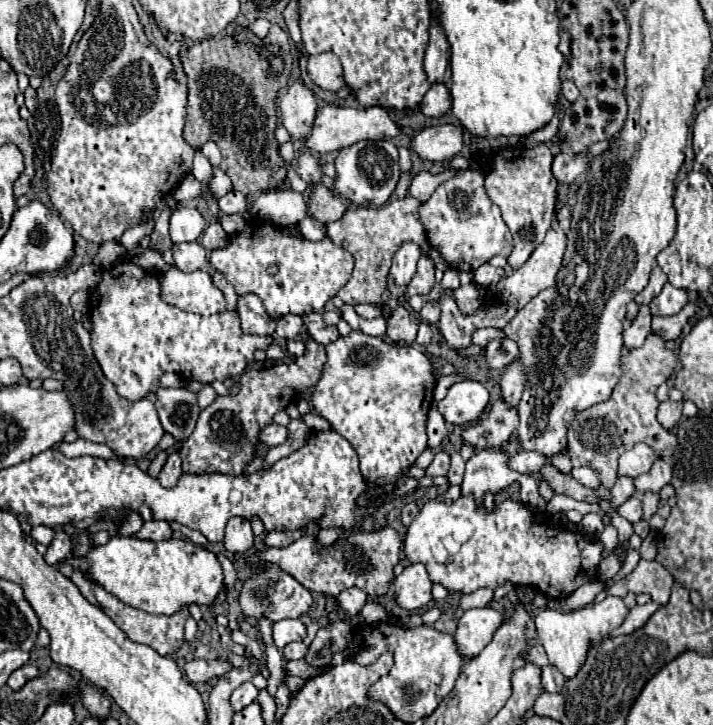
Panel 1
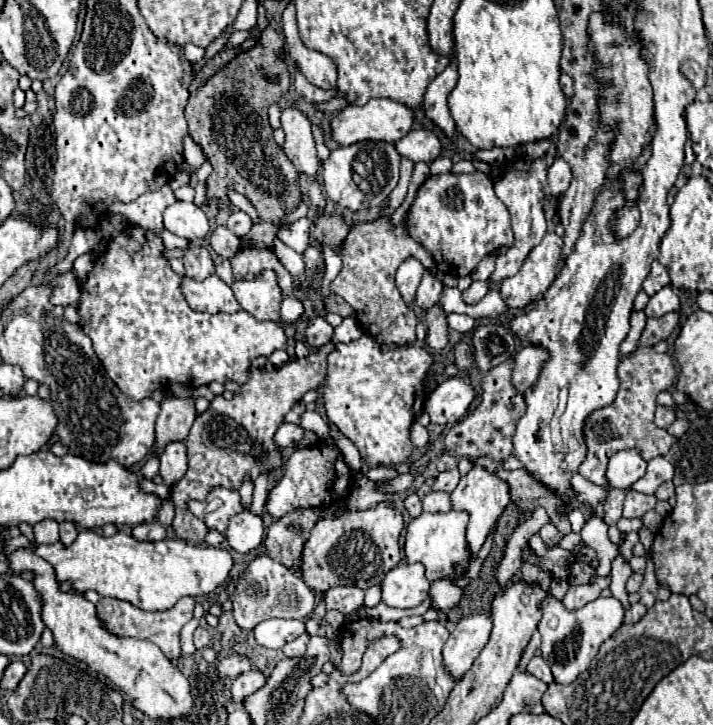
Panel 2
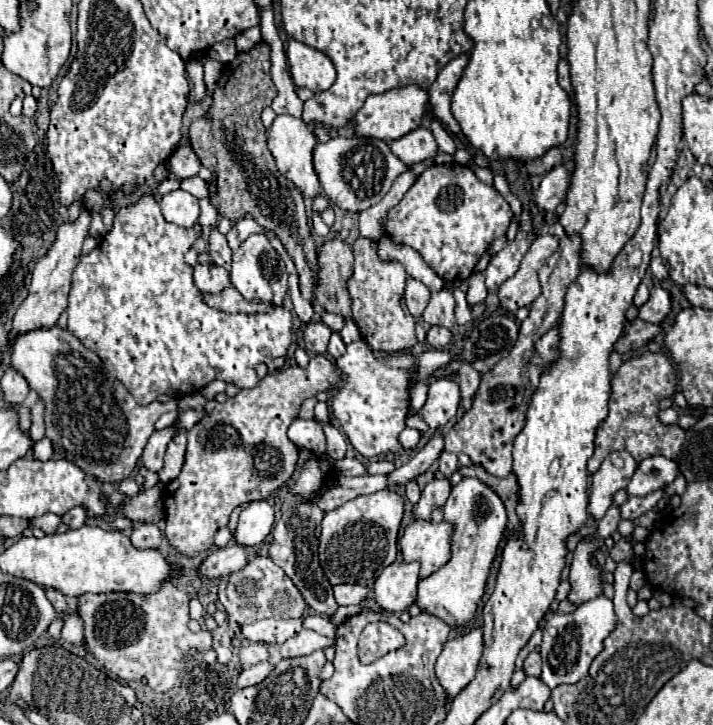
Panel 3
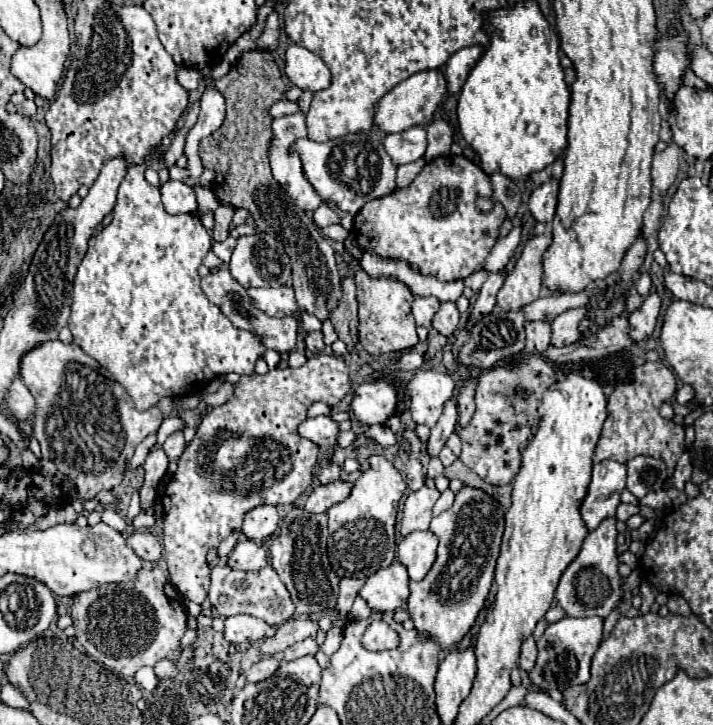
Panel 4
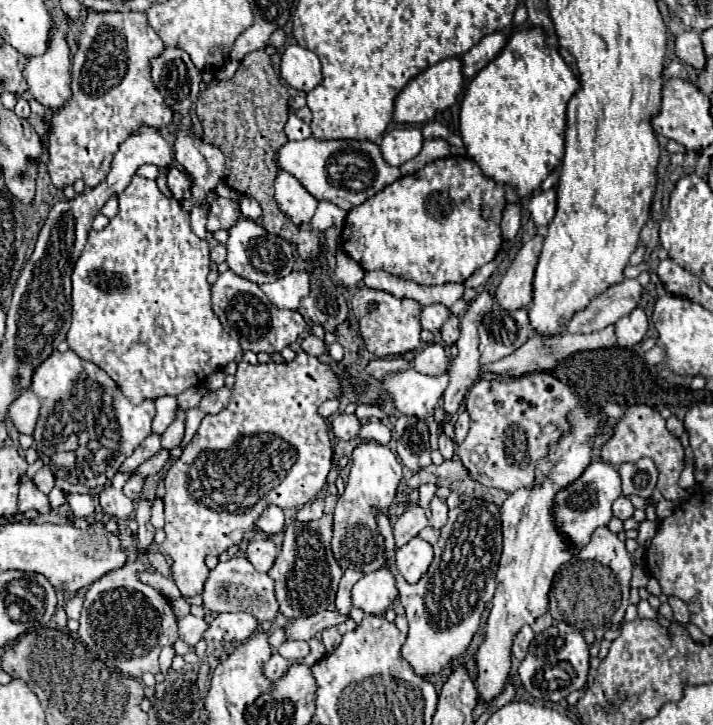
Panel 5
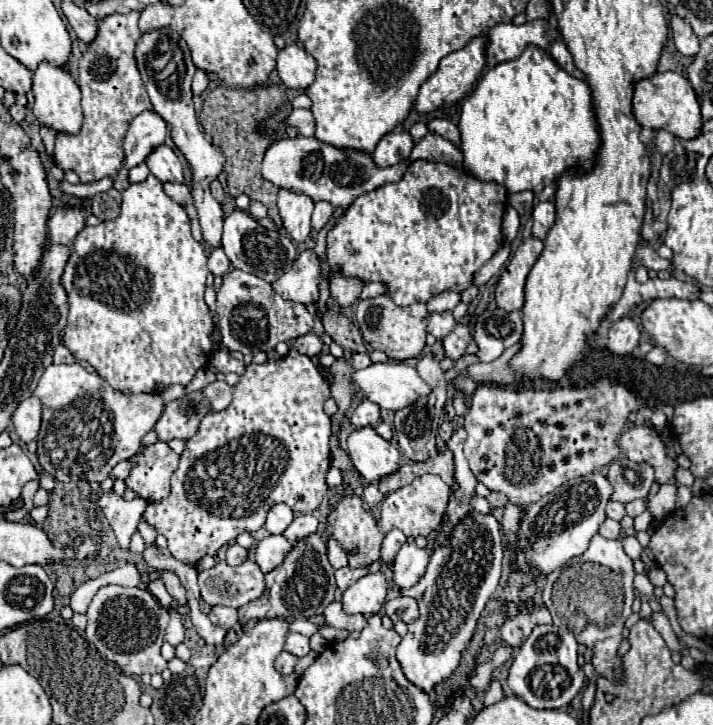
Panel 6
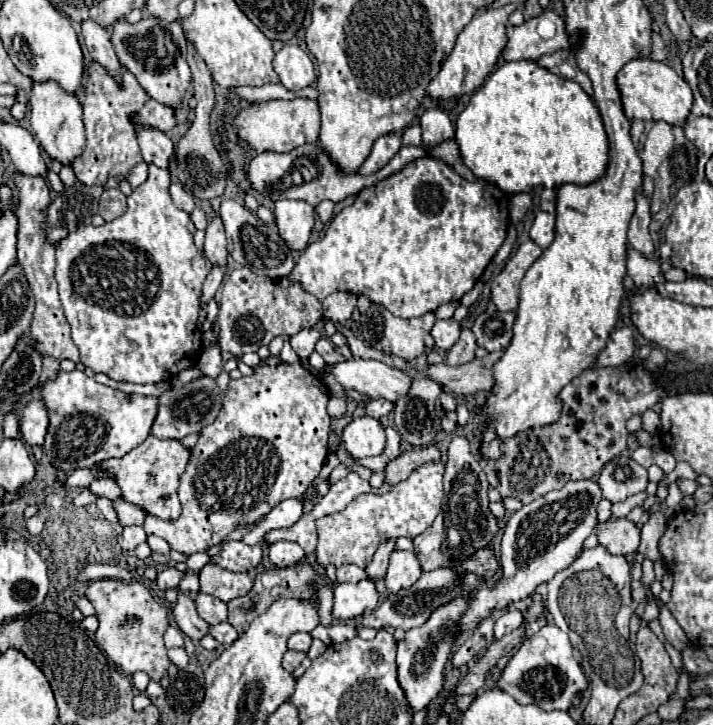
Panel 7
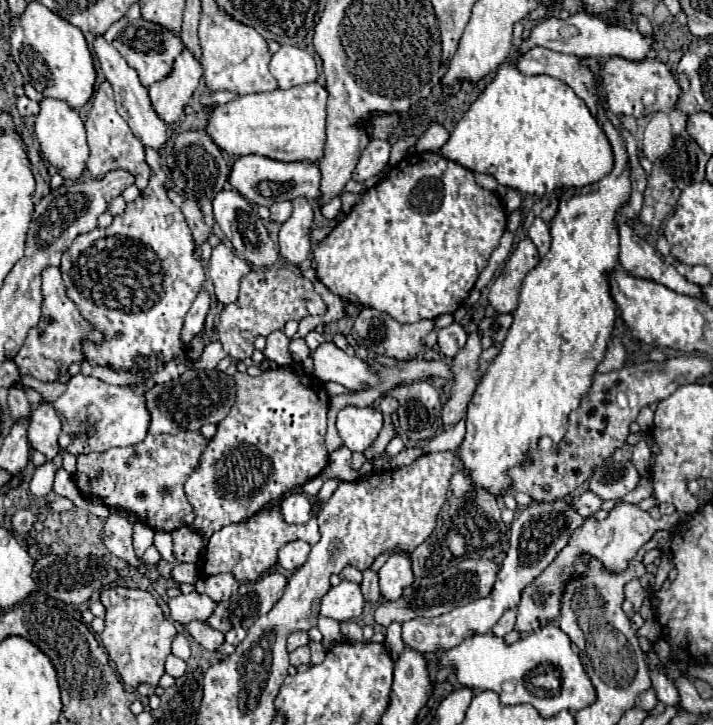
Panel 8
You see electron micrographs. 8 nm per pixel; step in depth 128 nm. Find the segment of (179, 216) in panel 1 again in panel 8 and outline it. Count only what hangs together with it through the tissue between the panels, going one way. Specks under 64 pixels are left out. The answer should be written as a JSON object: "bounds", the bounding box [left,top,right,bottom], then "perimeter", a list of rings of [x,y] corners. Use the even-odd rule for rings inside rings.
{"bounds":[94,36,166,150],"perimeter":[[[102,36],[96,38],[94,42],[94,52],[100,60],[100,66],[108,78],[108,82],[114,88],[114,96],[116,96],[116,108],[118,114],[128,122],[130,130],[134,132],[134,136],[144,144],[150,146],[154,150],[160,150],[166,142],[166,124],[160,120],[160,116],[154,112],[154,106],[150,104],[150,96],[148,96],[148,88],[140,82],[138,74],[134,72],[134,68],[130,68],[126,64],[126,60],[120,56],[120,52],[116,48],[112,48]]]}

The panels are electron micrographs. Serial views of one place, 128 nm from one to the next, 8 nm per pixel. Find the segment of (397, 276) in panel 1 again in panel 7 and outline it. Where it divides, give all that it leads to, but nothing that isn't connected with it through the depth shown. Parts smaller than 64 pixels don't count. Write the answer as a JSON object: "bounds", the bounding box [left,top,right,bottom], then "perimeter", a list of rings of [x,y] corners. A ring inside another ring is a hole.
{"bounds":[432,318,460,350],"perimeter":[[[450,318],[450,320],[436,320],[434,328],[432,328],[432,336],[436,340],[436,346],[440,350],[450,350],[460,336],[460,324]]]}

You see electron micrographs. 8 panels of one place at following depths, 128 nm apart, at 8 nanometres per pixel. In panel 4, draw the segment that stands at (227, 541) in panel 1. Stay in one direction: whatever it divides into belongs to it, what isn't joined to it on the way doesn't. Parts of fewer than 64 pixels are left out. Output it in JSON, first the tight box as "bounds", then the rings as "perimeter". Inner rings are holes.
{"bounds":[242,504,280,542],"perimeter":[[[262,504],[262,506],[258,506],[246,514],[242,532],[254,542],[262,542],[278,528],[278,524],[280,524],[278,510],[274,506]]]}

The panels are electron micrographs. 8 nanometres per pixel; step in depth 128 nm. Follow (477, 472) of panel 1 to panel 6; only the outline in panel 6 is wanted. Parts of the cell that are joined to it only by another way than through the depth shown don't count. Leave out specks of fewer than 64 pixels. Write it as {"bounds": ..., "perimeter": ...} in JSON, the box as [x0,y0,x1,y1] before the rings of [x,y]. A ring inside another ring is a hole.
{"bounds":[364,484,504,692],"perimeter":[[[368,484],[366,488],[364,488],[364,502],[368,504],[368,508],[372,510],[372,512],[376,512],[376,506],[384,500],[384,494],[378,490],[378,486],[374,486],[374,484]],[[470,512],[454,528],[448,544],[432,552],[422,580],[410,590],[400,590],[400,594],[416,598],[420,606],[420,618],[408,626],[408,634],[402,638],[396,652],[404,676],[414,686],[430,692],[456,670],[460,654],[474,634],[480,612],[498,586],[502,556],[504,550],[498,520],[492,514]]]}

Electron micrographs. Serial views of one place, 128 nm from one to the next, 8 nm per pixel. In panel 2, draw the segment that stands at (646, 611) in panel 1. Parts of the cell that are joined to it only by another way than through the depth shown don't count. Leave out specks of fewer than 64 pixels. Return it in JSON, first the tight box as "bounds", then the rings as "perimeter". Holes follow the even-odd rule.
{"bounds":[624,604,646,624],"perimeter":[[[632,604],[628,610],[626,610],[626,618],[624,618],[624,622],[626,624],[636,624],[642,616],[646,614],[646,606],[644,604]]]}

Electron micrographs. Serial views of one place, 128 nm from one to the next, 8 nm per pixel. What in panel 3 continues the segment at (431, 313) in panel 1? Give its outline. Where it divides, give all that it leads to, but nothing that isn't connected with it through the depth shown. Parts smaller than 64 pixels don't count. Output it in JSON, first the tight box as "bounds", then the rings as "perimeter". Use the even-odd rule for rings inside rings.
{"bounds":[426,326,452,348],"perimeter":[[[432,326],[428,330],[428,336],[426,336],[426,340],[428,340],[428,344],[432,348],[446,348],[448,342],[450,342],[450,338],[452,338],[450,330],[448,328],[442,328],[442,326]]]}

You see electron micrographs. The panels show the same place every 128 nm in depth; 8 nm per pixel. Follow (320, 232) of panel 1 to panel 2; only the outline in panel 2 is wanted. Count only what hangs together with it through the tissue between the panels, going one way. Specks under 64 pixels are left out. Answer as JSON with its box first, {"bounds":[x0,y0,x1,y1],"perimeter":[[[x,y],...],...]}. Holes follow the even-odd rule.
{"bounds":[322,246,342,296],"perimeter":[[[322,246],[322,254],[324,254],[324,278],[322,278],[322,292],[324,292],[324,296],[326,296],[326,292],[328,292],[328,286],[330,286],[330,282],[334,280],[334,276],[340,272],[340,268],[342,268],[342,260],[340,260],[340,256],[338,254],[334,254],[328,246]]]}

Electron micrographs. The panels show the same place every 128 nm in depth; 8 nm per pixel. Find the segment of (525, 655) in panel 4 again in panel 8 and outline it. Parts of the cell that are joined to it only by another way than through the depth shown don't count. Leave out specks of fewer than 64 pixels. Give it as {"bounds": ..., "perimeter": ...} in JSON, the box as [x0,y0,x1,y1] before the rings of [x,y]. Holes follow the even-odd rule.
{"bounds":[492,608,516,636],"perimeter":[[[510,608],[502,614],[502,618],[496,622],[496,626],[492,628],[492,632],[496,636],[506,636],[510,630],[514,630],[514,622],[516,622],[516,610]]]}

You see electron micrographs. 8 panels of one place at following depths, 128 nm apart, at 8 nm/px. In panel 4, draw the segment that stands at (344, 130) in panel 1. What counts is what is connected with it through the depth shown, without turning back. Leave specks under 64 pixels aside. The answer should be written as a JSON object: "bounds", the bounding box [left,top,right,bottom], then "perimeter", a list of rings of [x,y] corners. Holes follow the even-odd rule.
{"bounds":[376,70,448,134],"perimeter":[[[424,70],[424,72],[416,72],[410,78],[406,78],[404,82],[400,82],[394,90],[390,90],[382,100],[380,100],[380,108],[376,112],[376,126],[382,128],[384,132],[392,134],[392,132],[402,132],[408,130],[412,126],[426,126],[430,124],[436,108],[448,100],[448,88],[446,88],[446,76],[442,70]]]}

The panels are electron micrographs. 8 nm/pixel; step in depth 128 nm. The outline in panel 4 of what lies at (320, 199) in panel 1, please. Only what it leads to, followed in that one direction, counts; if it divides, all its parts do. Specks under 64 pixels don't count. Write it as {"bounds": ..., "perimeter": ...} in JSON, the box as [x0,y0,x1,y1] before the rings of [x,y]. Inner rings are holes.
{"bounds":[332,276,358,352],"perimeter":[[[348,276],[342,282],[342,300],[338,304],[336,310],[332,310],[332,326],[338,334],[338,338],[346,344],[348,352],[354,350],[354,346],[358,344],[358,302],[356,302],[356,286],[354,286],[354,278]]]}

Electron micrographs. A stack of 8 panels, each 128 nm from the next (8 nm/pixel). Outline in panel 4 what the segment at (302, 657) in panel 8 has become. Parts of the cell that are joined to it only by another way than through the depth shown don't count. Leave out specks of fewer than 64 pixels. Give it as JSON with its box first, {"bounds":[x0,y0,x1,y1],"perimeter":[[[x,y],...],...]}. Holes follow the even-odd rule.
{"bounds":[246,656,280,682],"perimeter":[[[264,656],[260,662],[256,662],[256,664],[248,670],[246,680],[248,680],[248,682],[262,682],[262,680],[270,678],[270,676],[278,670],[278,666],[280,666],[280,660],[278,660],[278,658],[274,658],[274,656]]]}

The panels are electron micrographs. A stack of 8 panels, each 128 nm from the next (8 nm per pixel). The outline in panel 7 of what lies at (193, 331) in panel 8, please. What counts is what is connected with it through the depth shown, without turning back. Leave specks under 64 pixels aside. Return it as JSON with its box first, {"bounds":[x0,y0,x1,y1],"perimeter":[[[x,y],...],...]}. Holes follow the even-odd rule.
{"bounds":[200,266,226,308],"perimeter":[[[214,266],[214,268],[210,270],[210,274],[208,274],[208,278],[206,278],[204,286],[202,286],[200,308],[204,308],[204,306],[208,304],[208,300],[212,300],[212,298],[214,298],[216,290],[218,290],[218,286],[220,286],[222,278],[224,278],[224,274],[226,274],[226,266]]]}

